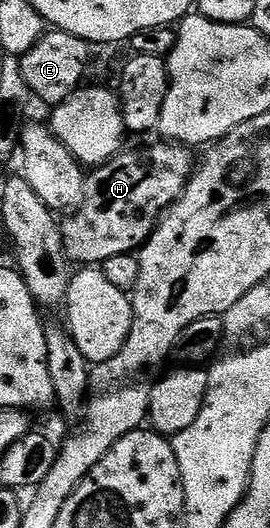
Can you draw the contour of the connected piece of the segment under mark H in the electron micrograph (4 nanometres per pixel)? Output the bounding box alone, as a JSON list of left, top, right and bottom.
[60,147,194,267]

